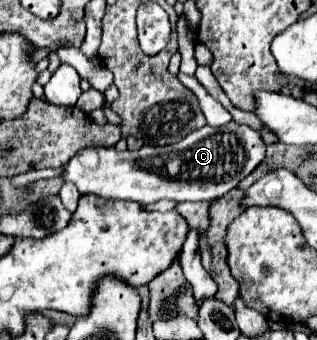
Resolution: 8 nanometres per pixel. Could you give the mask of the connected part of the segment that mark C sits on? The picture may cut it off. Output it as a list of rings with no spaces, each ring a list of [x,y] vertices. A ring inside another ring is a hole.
[[[231,121],[223,127],[205,125],[197,131],[191,131],[179,143],[165,145],[165,147],[145,145],[139,151],[129,151],[125,145],[125,139],[121,139],[113,147],[87,147],[85,151],[79,151],[65,165],[65,175],[61,179],[73,181],[81,195],[95,193],[105,199],[127,199],[127,201],[137,201],[137,203],[155,203],[159,199],[173,199],[177,203],[211,201],[211,199],[219,199],[221,195],[237,187],[237,183],[245,179],[263,159],[265,159],[265,143],[261,139],[261,133],[247,125],[239,125]]]

